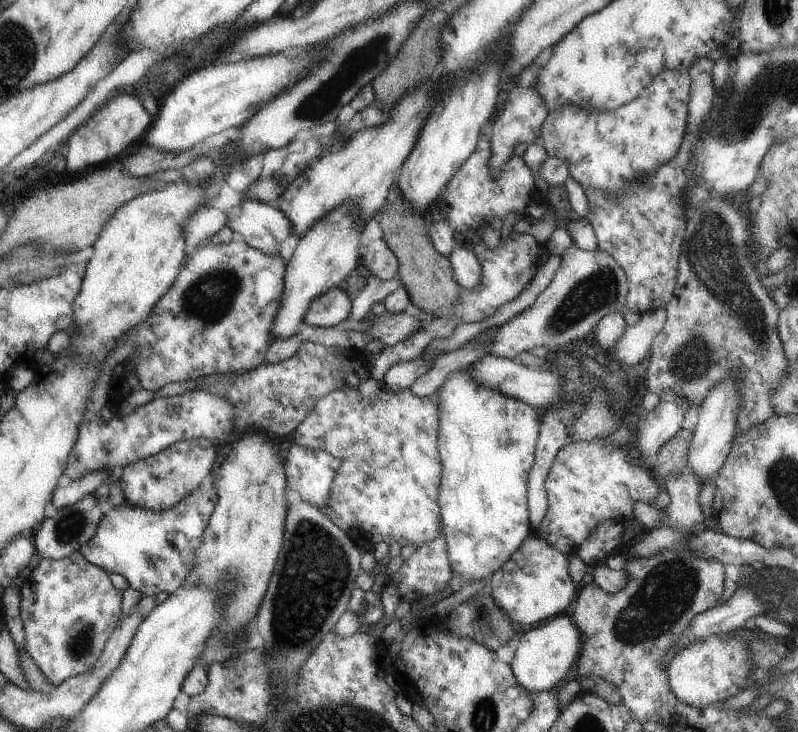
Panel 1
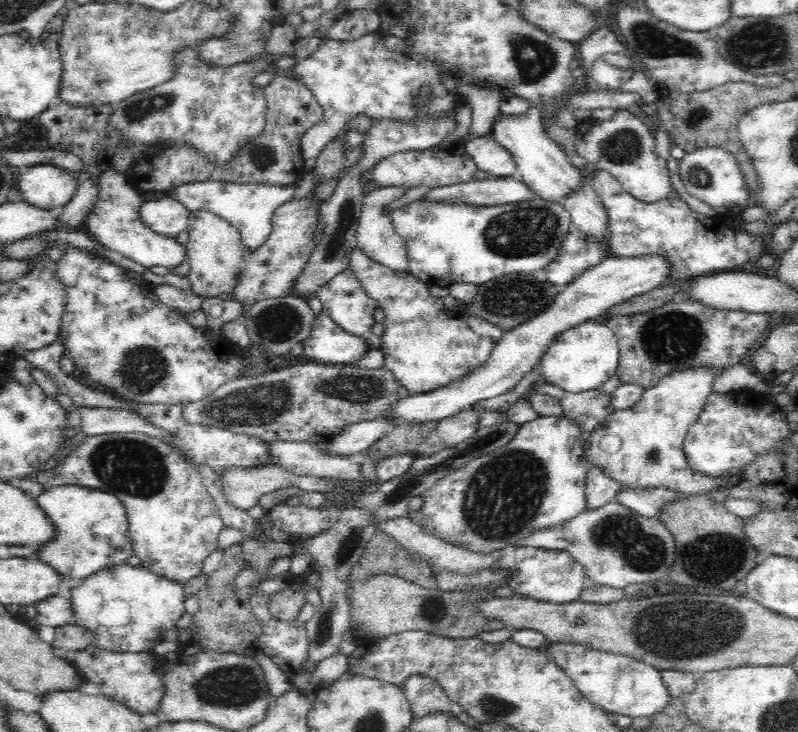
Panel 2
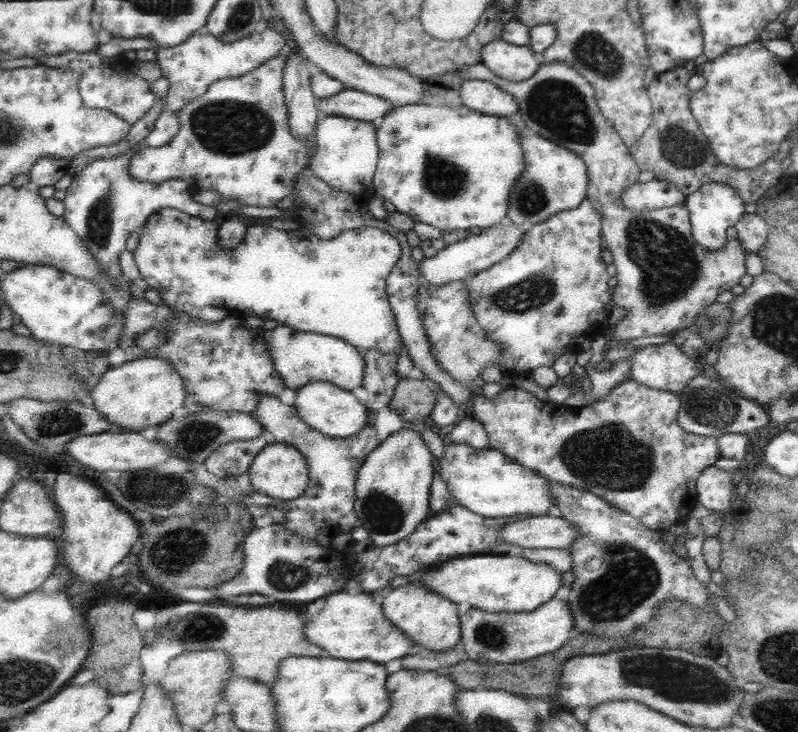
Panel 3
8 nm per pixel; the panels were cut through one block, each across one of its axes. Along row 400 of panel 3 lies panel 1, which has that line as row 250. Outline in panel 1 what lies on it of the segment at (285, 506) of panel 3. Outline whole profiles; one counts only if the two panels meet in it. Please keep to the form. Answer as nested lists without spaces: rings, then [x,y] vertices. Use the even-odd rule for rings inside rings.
[[[247,198],[241,200],[239,214],[225,220],[225,226],[243,236],[243,242],[249,248],[273,256],[279,254],[279,244],[293,236],[289,220],[279,210]]]

